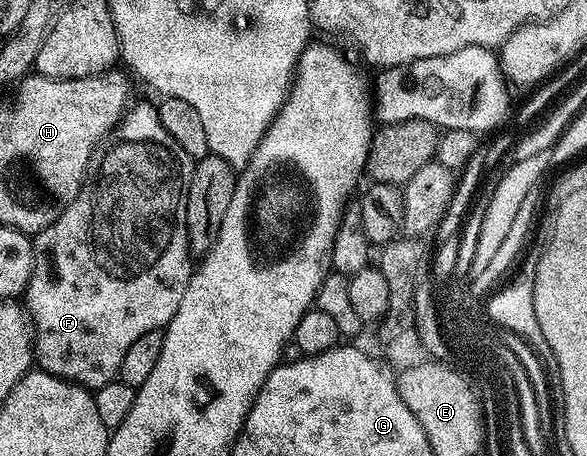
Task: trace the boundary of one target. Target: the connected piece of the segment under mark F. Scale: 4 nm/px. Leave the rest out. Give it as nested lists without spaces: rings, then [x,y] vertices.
[[[139,102],[124,113],[117,126],[117,134],[123,139],[116,146],[111,146],[103,154],[99,162],[99,175],[88,181],[79,194],[57,216],[57,220],[49,227],[42,230],[33,238],[33,276],[27,285],[25,295],[25,314],[29,319],[30,329],[33,331],[33,358],[38,369],[77,386],[85,386],[94,392],[105,384],[116,381],[121,368],[121,360],[125,360],[125,352],[129,344],[134,344],[145,332],[163,330],[173,320],[177,307],[181,305],[181,296],[185,296],[185,288],[191,279],[193,269],[193,253],[187,242],[186,232],[186,200],[189,192],[193,159],[165,132],[159,119],[158,109],[147,102]]]

